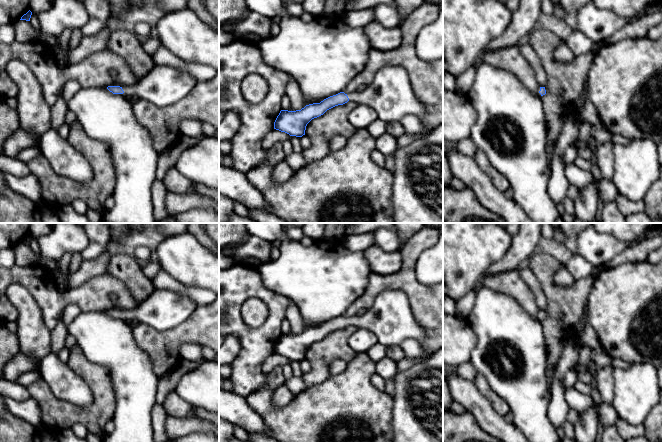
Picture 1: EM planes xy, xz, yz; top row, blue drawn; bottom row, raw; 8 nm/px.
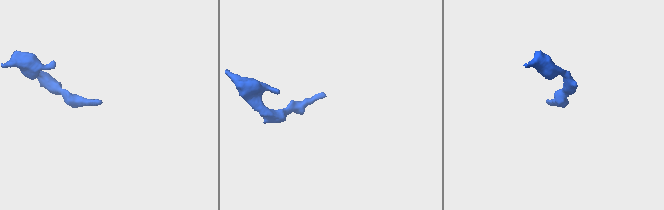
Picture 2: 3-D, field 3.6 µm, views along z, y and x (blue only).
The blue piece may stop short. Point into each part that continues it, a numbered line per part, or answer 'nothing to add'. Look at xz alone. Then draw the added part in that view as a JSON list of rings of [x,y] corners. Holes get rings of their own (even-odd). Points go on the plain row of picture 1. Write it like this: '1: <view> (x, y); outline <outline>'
1: xz (390, 319); outline [[[385,290],[373,306],[357,317],[347,319],[349,324],[371,331],[386,347],[400,345],[407,339],[422,342],[425,330],[415,320],[409,300],[401,290]]]

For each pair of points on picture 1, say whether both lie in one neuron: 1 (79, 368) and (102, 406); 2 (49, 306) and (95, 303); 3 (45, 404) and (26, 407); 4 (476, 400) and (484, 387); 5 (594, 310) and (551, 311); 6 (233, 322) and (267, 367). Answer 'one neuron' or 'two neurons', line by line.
1: one neuron
2: one neuron
3: two neurons
4: two neurons
5: two neurons
6: two neurons

